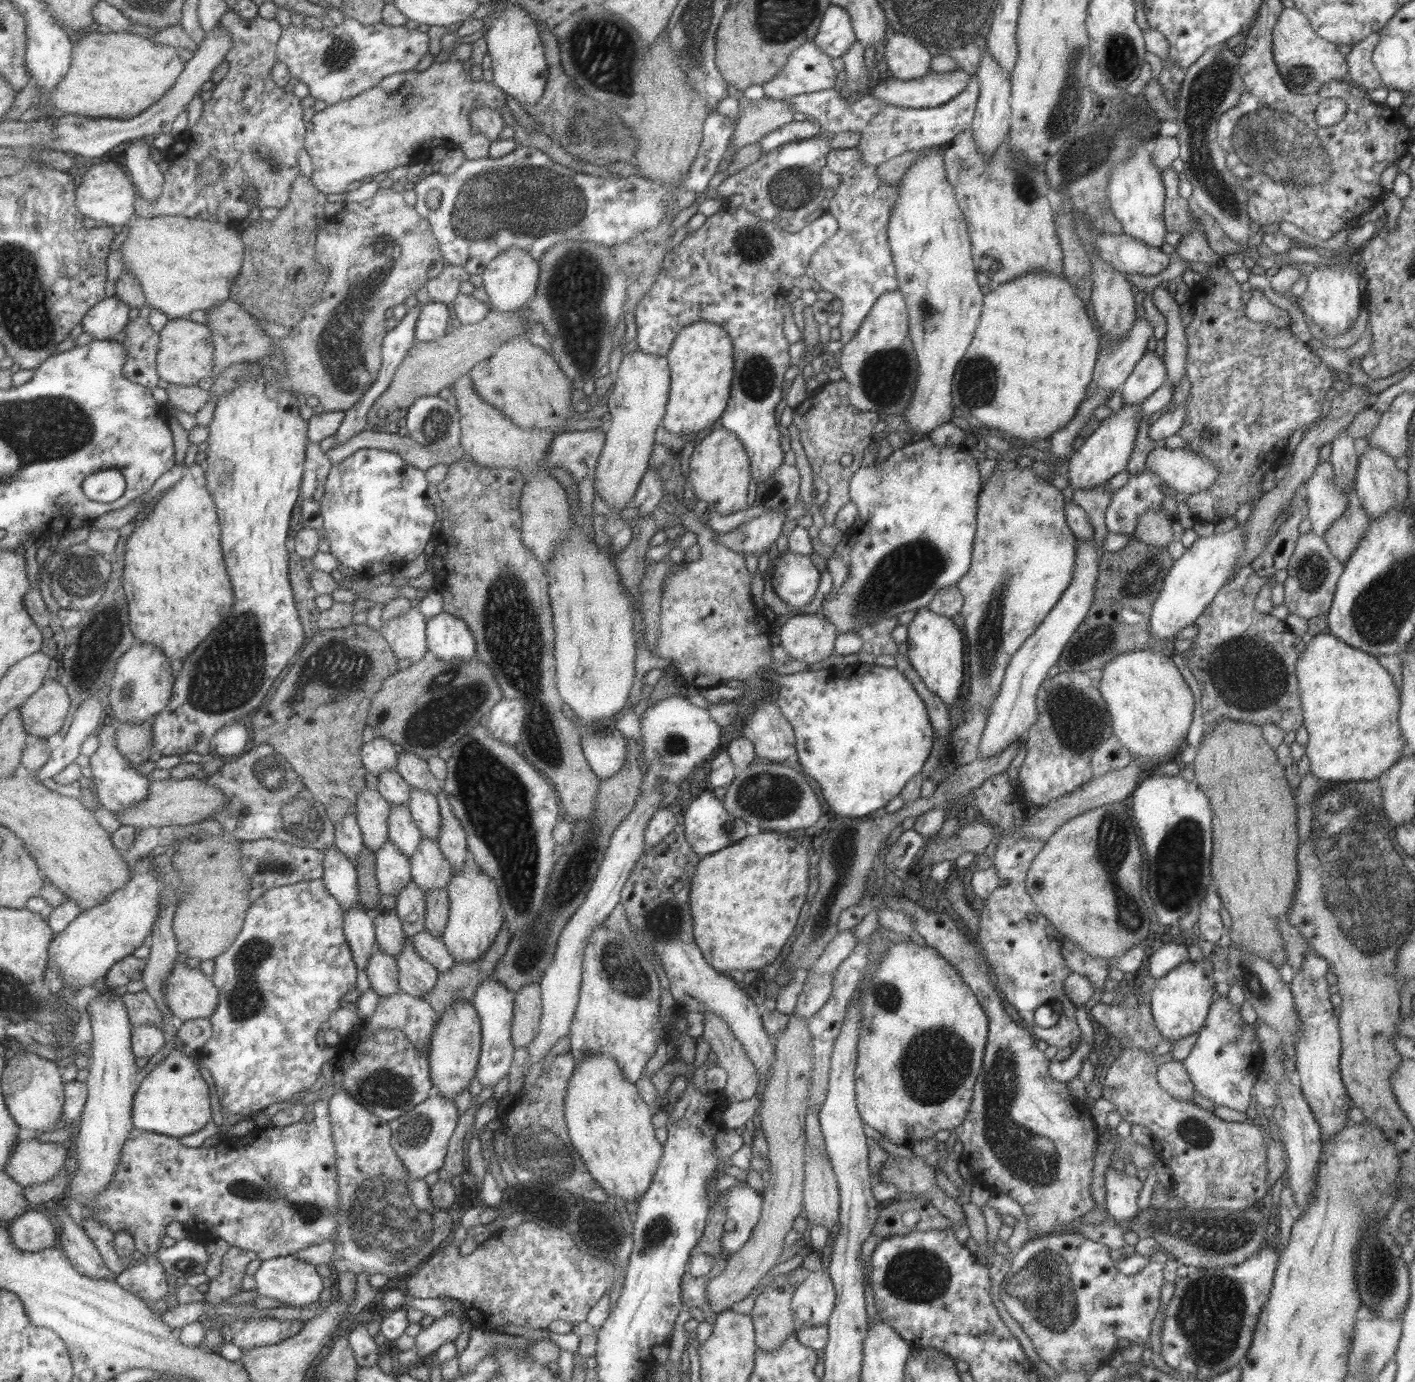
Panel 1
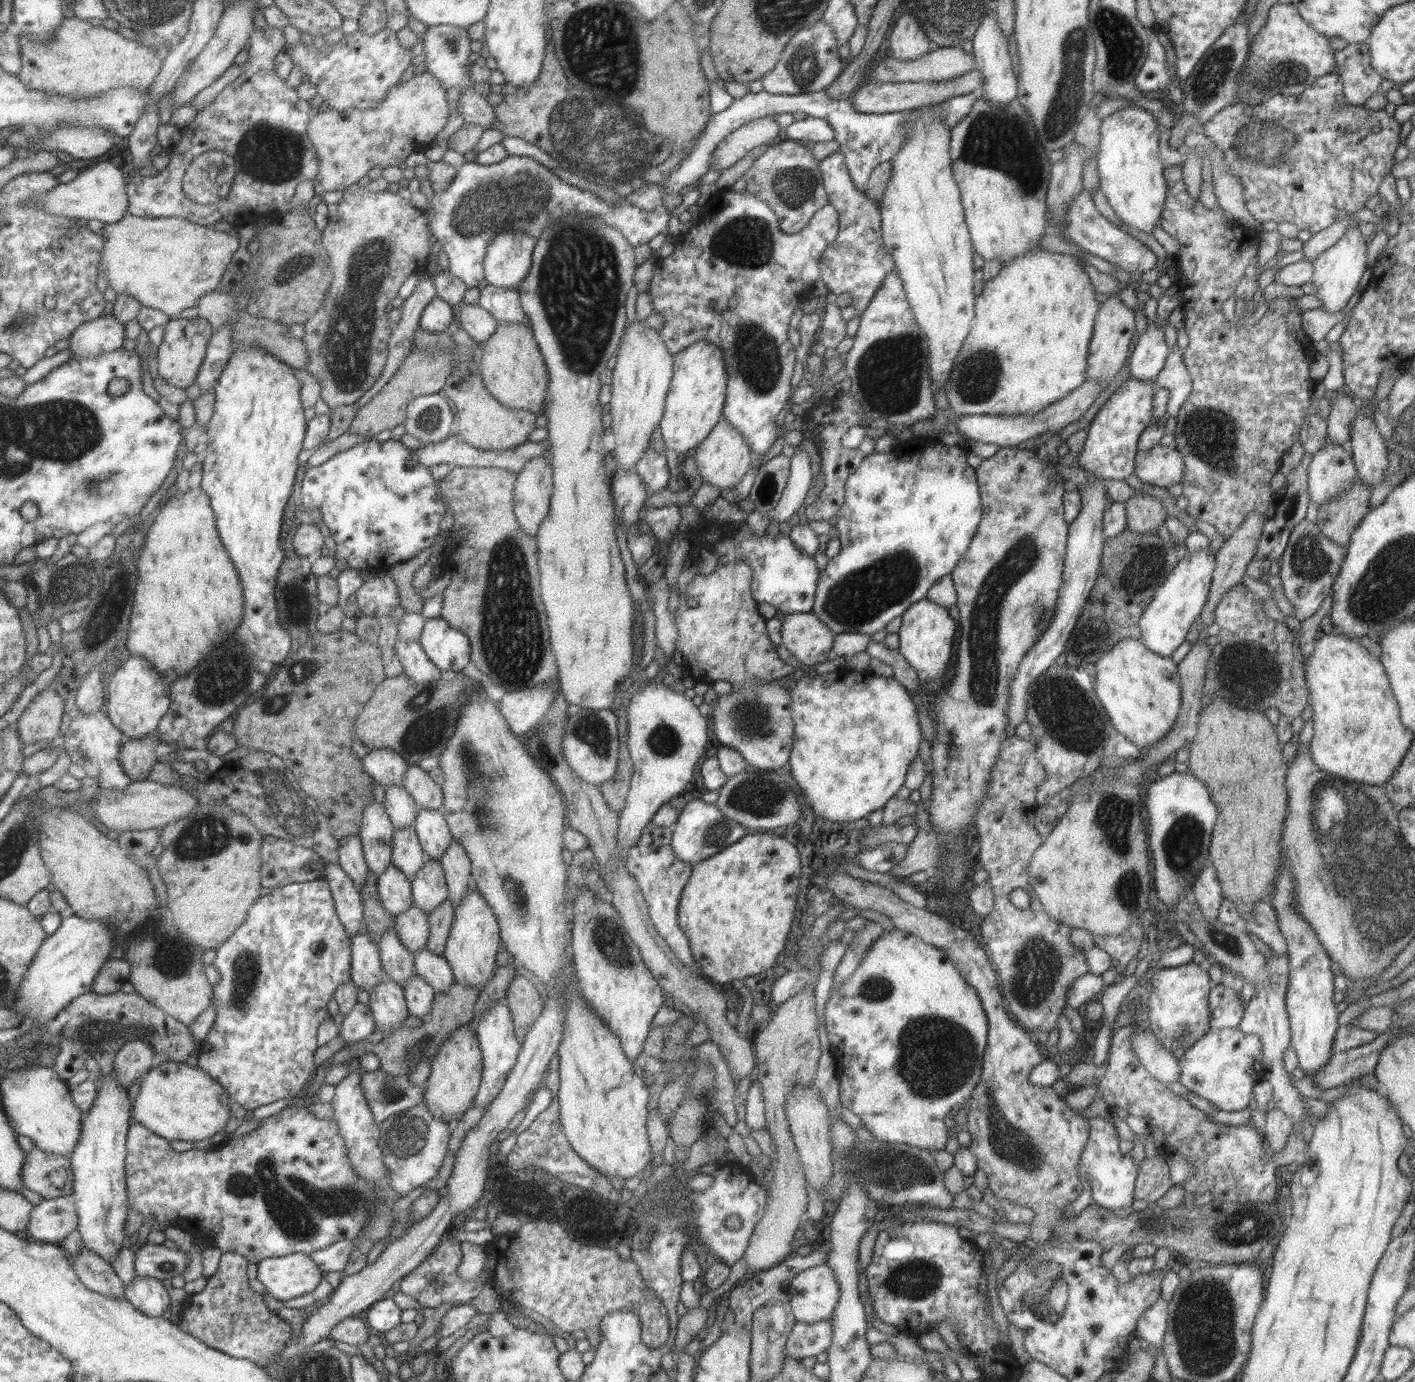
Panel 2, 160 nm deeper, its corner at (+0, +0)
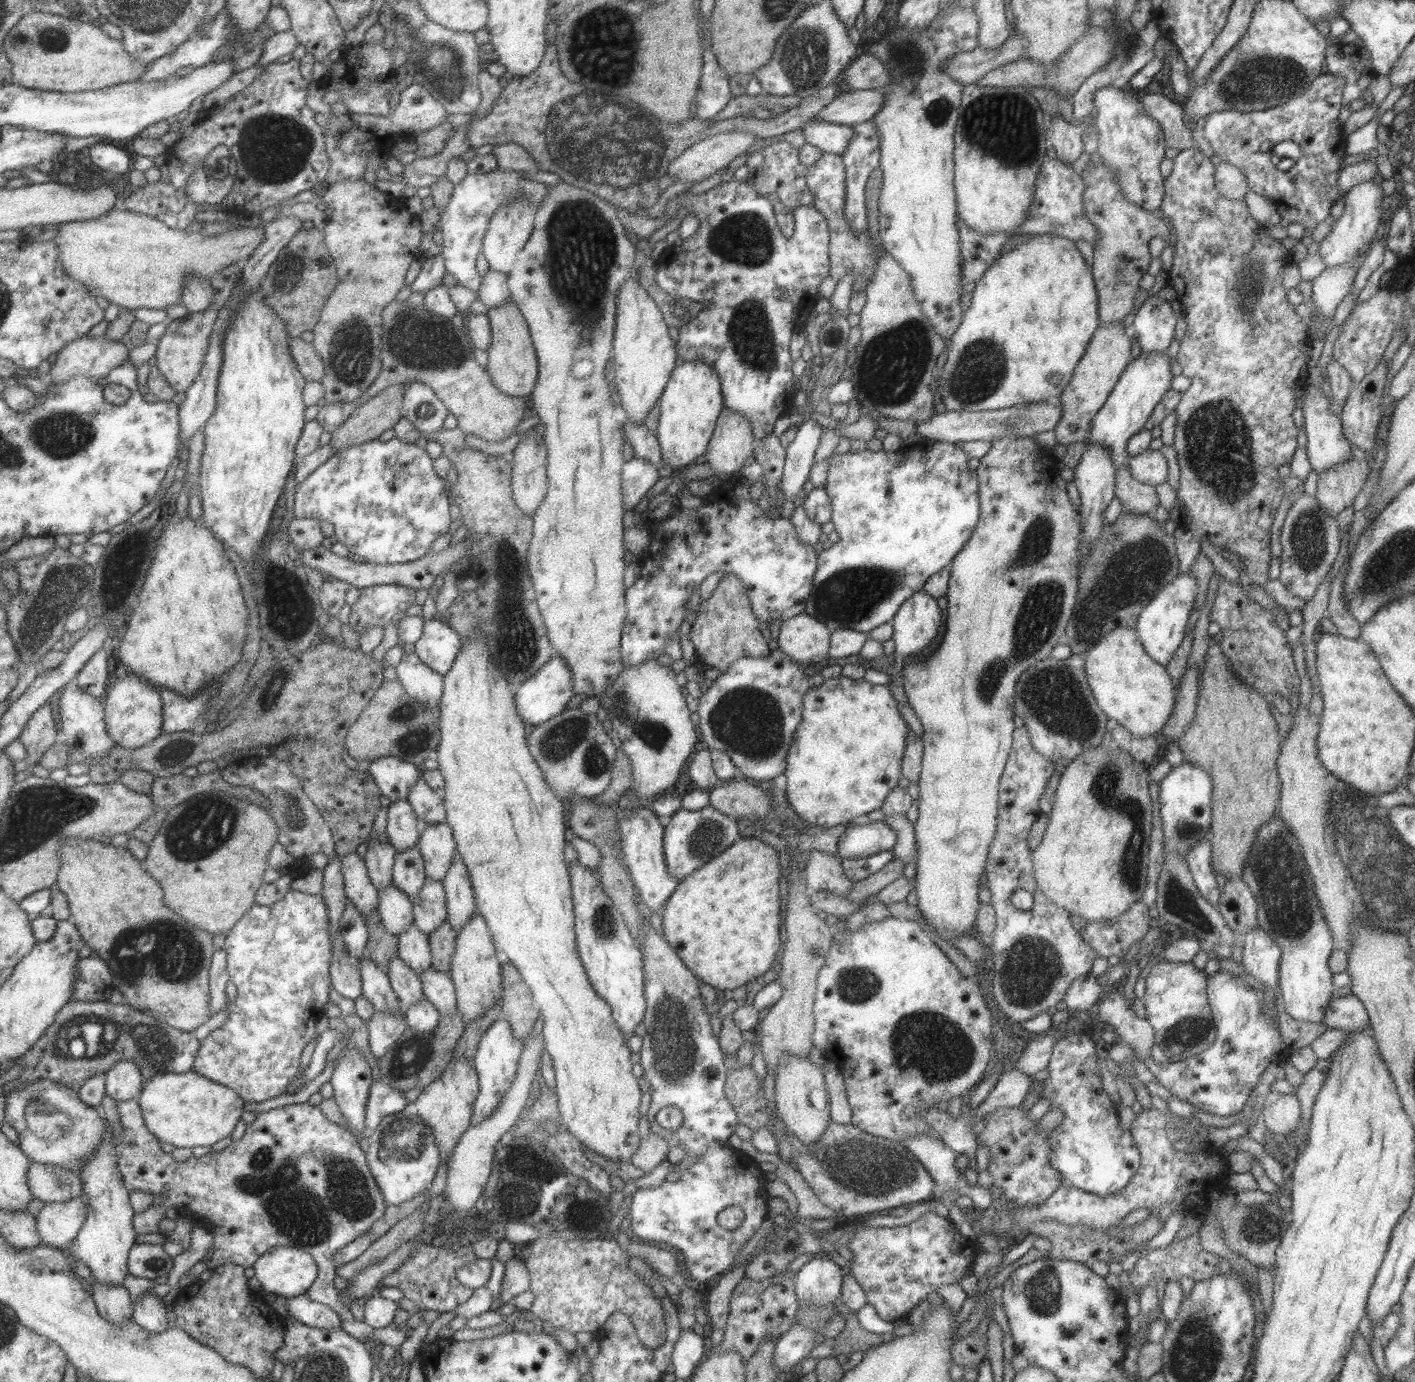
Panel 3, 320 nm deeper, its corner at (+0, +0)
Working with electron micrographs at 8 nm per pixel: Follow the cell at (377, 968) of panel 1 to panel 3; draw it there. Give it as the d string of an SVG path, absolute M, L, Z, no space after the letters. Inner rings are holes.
M374 1012L368 1023L368 1045L371 1054L379 1060L398 1040L405 1028L403 1013Z

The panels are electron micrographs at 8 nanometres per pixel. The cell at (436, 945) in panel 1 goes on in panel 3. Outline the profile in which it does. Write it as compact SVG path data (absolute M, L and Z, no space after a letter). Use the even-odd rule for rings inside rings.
M430 966L419 974L421 990L440 1016L453 1014L456 1010L456 994L453 981L446 972L439 972Z

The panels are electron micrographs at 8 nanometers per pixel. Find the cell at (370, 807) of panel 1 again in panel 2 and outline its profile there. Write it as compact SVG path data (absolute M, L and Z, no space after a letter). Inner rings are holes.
M373 801L362 812L358 837L368 870L379 877L390 864L393 825L382 803Z

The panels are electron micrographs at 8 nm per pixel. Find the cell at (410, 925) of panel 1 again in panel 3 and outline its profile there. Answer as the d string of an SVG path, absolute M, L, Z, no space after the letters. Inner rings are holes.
M412 924L407 932L396 937L398 957L419 976L422 970L431 966L431 953L428 945L428 936L416 929Z

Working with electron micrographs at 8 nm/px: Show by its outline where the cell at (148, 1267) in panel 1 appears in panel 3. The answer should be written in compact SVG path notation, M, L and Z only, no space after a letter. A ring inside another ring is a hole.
M153 1291L146 1292L138 1298L134 1305L134 1321L145 1332L150 1334L161 1334L167 1330L168 1320L165 1318L165 1307L161 1303L161 1298Z

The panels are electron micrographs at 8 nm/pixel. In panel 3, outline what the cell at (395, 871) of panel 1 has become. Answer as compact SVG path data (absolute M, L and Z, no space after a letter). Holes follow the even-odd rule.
M393 884L378 892L377 911L383 928L395 937L407 932L414 921L412 902Z

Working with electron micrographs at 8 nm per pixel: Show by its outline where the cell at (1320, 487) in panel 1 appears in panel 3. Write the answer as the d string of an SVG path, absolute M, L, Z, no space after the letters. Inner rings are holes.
M1313 383L1305 386L1306 394L1301 402L1301 410L1304 418L1304 430L1306 434L1306 455L1310 462L1310 467L1319 474L1327 467L1339 464L1342 460L1356 455L1352 451L1350 442L1345 438L1340 424L1340 417L1336 415L1327 404L1327 399L1319 383Z

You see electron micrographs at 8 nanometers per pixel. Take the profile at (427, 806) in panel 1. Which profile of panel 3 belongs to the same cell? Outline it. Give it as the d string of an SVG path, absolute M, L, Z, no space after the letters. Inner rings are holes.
M445 821L421 825L416 845L424 862L425 877L442 883L456 854L456 842L451 827Z

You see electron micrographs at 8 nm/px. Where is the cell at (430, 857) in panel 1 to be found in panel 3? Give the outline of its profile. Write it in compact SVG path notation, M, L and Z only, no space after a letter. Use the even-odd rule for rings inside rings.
M425 878L423 887L412 902L413 924L419 932L429 936L446 920L446 906L442 883Z

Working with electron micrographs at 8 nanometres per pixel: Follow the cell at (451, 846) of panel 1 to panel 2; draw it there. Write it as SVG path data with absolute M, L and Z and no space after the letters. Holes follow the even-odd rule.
M452 838L449 848L443 853L439 862L448 890L446 899L455 908L471 886L470 860L464 848Z

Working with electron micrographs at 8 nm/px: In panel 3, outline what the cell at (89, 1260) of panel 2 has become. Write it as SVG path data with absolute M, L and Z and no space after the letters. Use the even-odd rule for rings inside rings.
M95 1279L93 1288L94 1299L105 1320L119 1326L134 1318L134 1304L127 1287L100 1284Z

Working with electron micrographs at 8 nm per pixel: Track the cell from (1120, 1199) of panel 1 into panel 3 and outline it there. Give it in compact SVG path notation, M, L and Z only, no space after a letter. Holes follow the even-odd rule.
M1070 1032L1058 1035L1048 1060L1049 1076L1041 1082L1046 1093L1042 1093L1039 1099L1047 1099L1051 1109L1059 1110L1063 1114L1061 1124L1057 1124L1050 1132L1049 1167L1056 1170L1062 1176L1062 1180L1072 1187L1080 1188L1093 1195L1105 1196L1112 1195L1127 1184L1127 1181L1139 1167L1140 1153L1134 1146L1132 1137L1126 1128L1118 1127L1118 1122L1125 1120L1119 1117L1117 1106L1103 1092L1095 1060L1093 1042L1089 1036Z

